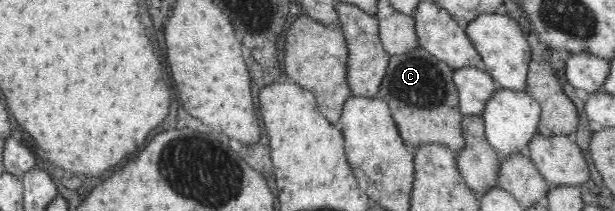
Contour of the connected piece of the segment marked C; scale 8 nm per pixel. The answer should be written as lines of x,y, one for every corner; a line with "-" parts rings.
422,46
401,55
390,55
378,97
388,103
397,131
408,146
415,148
425,143
437,143
454,152
465,147
465,138
461,133
463,116
459,111
453,71

